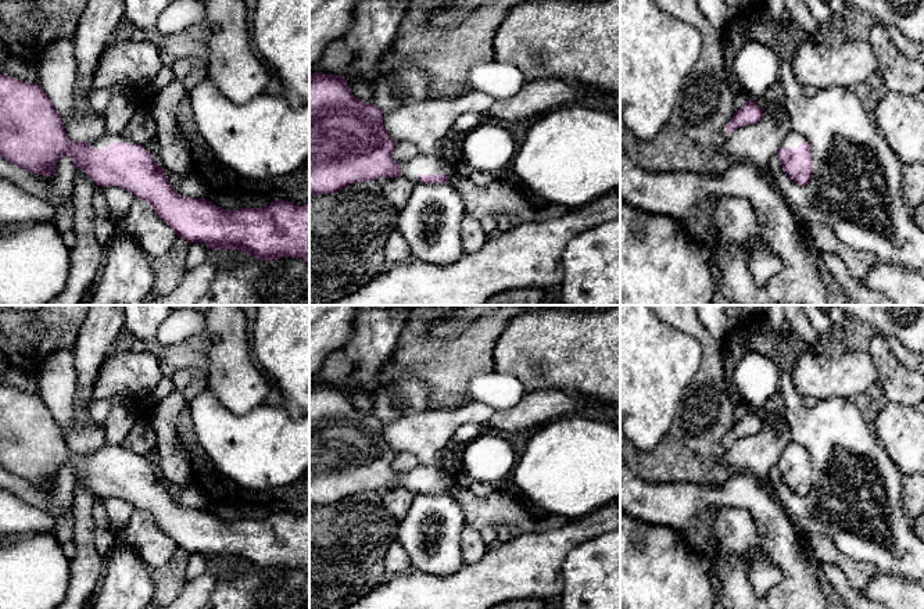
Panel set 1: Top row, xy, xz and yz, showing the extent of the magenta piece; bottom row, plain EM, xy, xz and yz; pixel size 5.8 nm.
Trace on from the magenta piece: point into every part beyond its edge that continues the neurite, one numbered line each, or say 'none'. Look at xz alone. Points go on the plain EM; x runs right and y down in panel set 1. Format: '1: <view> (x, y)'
1: xz (423, 476)

